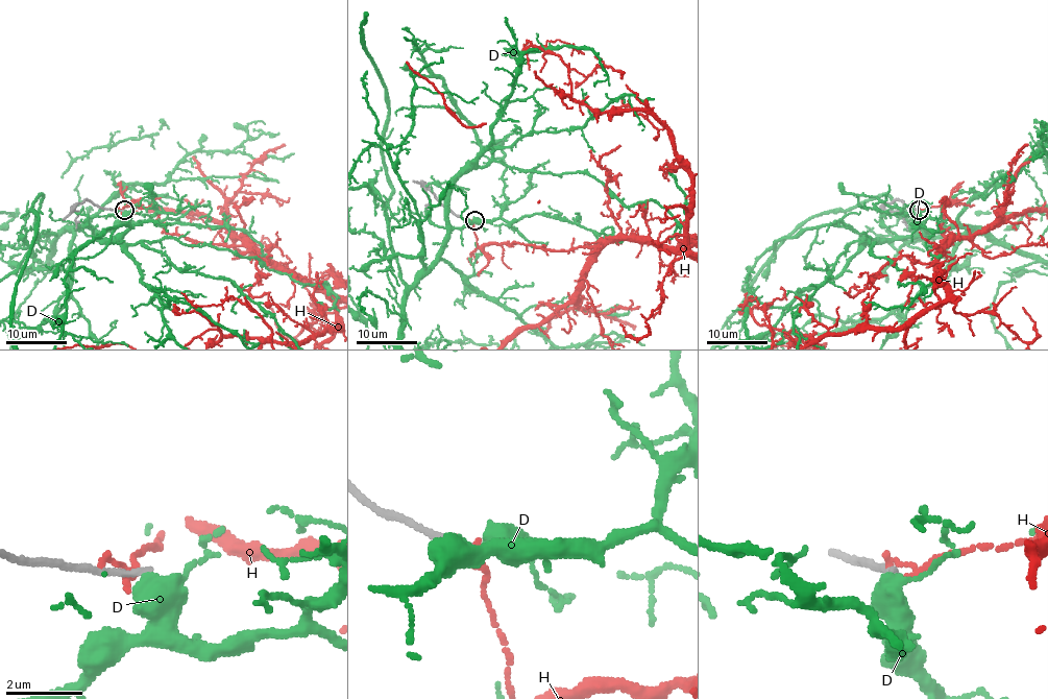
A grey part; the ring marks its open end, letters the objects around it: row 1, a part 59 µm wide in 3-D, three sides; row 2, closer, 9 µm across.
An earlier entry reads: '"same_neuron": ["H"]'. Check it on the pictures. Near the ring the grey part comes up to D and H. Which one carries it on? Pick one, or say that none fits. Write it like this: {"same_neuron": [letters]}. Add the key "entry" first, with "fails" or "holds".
{"entry": "fails", "same_neuron": []}

